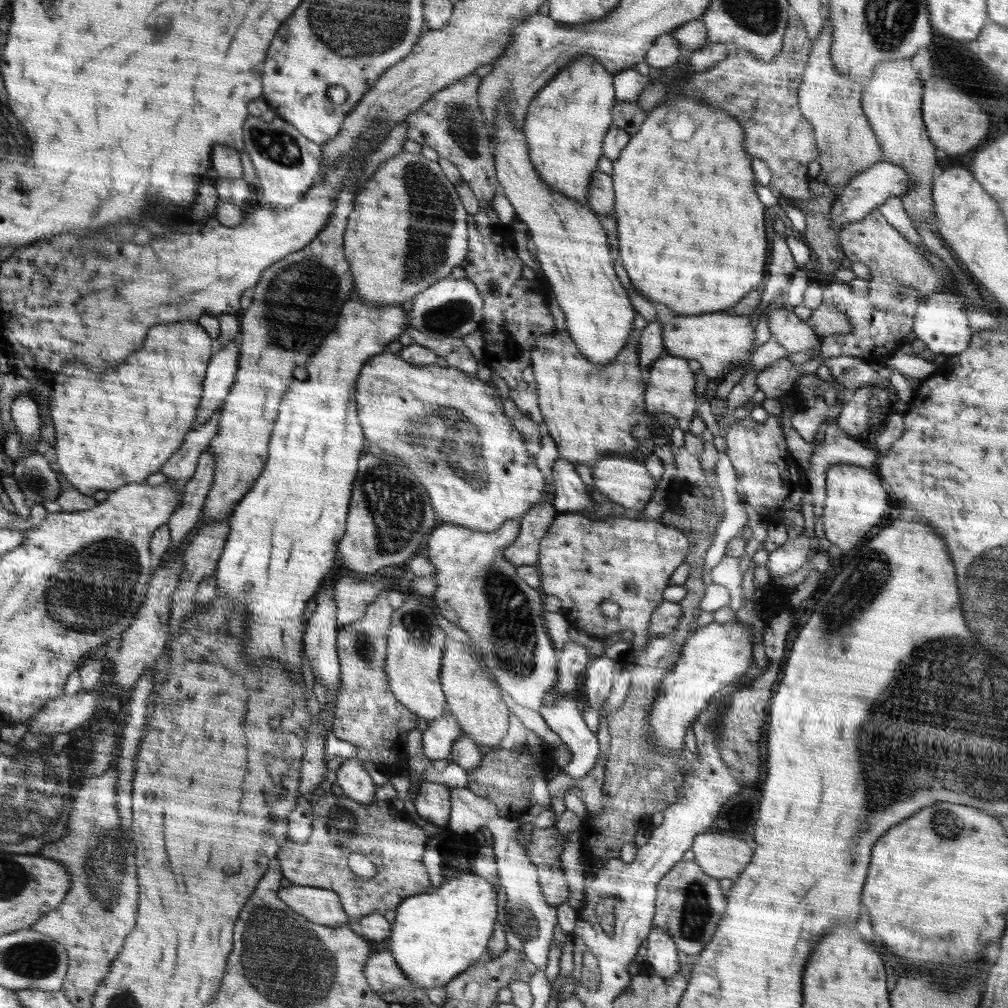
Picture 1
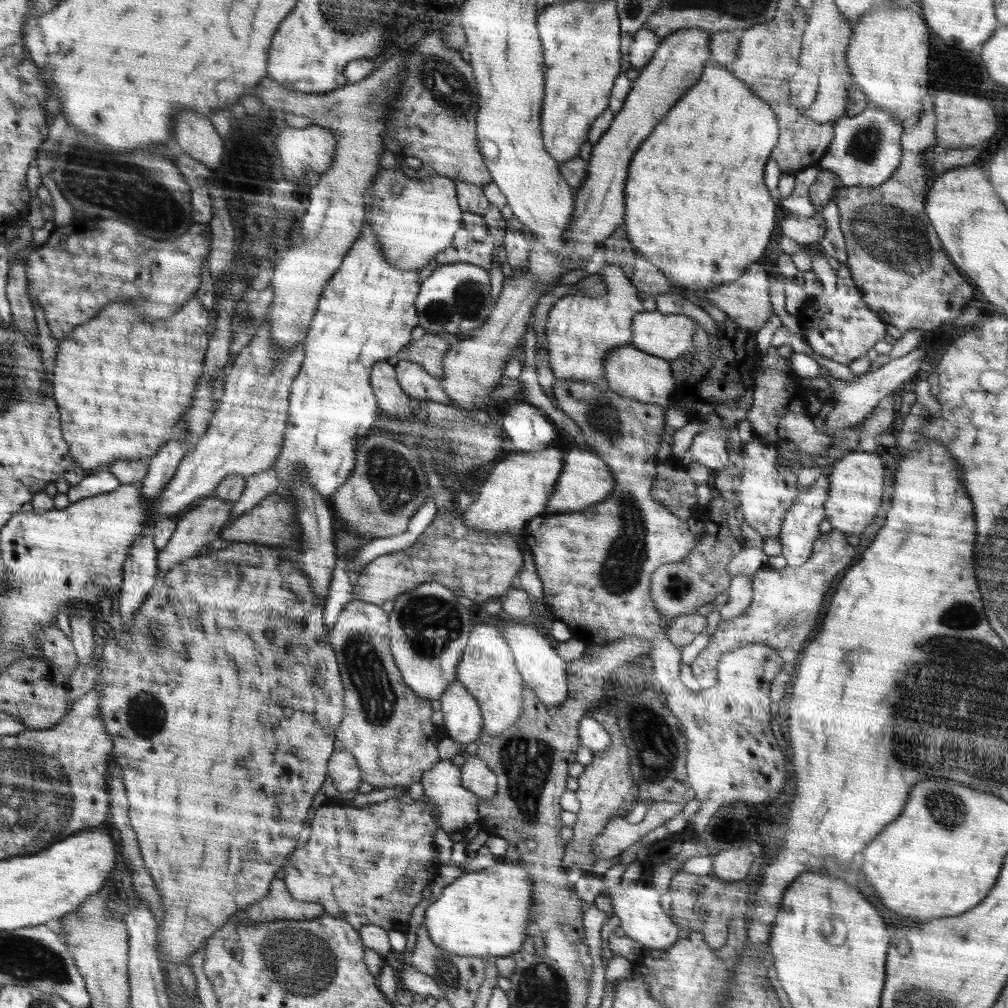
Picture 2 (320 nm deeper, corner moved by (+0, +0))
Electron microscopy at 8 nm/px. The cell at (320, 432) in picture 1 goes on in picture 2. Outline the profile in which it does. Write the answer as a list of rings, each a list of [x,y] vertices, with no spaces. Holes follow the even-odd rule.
[[[365,218],[362,234],[348,249],[340,270],[326,283],[310,329],[305,337],[305,357],[295,376],[288,397],[288,420],[282,450],[272,467],[276,469],[281,486],[272,493],[274,499],[288,501],[299,523],[300,564],[311,582],[312,592],[324,604],[327,601],[332,571],[337,565],[331,500],[341,484],[352,474],[356,447],[366,437],[380,417],[373,388],[370,384],[372,367],[397,354],[411,342],[412,330],[418,327],[415,303],[420,291],[419,272],[402,272],[388,264],[379,240]]]

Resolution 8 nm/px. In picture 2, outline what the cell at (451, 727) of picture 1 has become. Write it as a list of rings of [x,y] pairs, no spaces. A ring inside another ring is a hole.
[[[456,680],[448,685],[439,700],[448,738],[463,746],[476,741],[483,728],[483,716],[476,697]]]

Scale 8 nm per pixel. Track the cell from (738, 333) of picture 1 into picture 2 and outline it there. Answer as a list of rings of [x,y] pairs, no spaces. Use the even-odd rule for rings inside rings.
[[[638,312],[632,319],[631,346],[671,361],[694,348],[695,327],[686,315]]]

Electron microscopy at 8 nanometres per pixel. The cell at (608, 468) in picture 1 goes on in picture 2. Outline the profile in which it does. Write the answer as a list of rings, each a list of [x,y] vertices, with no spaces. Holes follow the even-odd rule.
[[[567,443],[563,457],[563,467],[548,497],[544,513],[580,512],[590,505],[603,501],[614,488],[614,477],[609,466],[593,451],[587,448]]]

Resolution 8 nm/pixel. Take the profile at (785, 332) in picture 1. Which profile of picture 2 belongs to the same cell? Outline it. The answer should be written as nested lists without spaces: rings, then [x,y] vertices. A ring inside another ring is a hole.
[[[759,263],[748,265],[745,274],[740,276],[740,279],[736,280],[736,282],[728,282],[728,284],[722,284],[718,288],[706,290],[704,298],[710,301],[716,308],[724,311],[728,317],[733,318],[734,322],[738,323],[740,327],[756,332],[763,329],[764,324],[774,314],[774,308],[769,296],[768,276],[763,266]]]

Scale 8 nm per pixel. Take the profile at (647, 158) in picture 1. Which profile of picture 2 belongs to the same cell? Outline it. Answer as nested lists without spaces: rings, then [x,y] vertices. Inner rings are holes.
[[[709,61],[698,83],[692,86],[689,91],[678,101],[678,106],[674,106],[662,120],[656,124],[648,140],[638,148],[638,152],[632,157],[630,170],[627,172],[625,188],[625,206],[626,206],[626,226],[628,226],[628,238],[632,246],[638,252],[644,252],[644,256],[656,264],[666,276],[674,278],[672,282],[682,284],[686,288],[714,288],[724,282],[736,282],[746,272],[748,265],[758,263],[760,256],[766,250],[766,244],[772,236],[772,230],[776,224],[776,206],[764,186],[764,166],[771,156],[772,149],[776,146],[779,139],[779,122],[775,112],[770,108],[767,102],[762,102],[761,98],[753,93],[744,81],[734,76],[727,65],[720,65]]]

